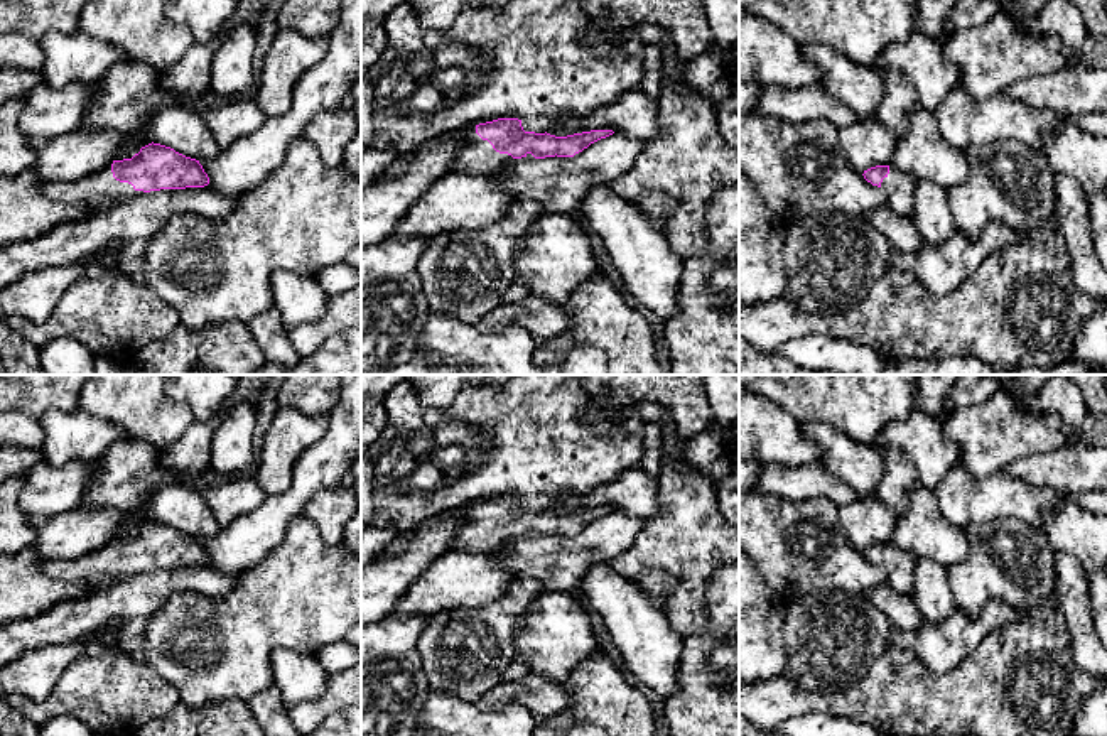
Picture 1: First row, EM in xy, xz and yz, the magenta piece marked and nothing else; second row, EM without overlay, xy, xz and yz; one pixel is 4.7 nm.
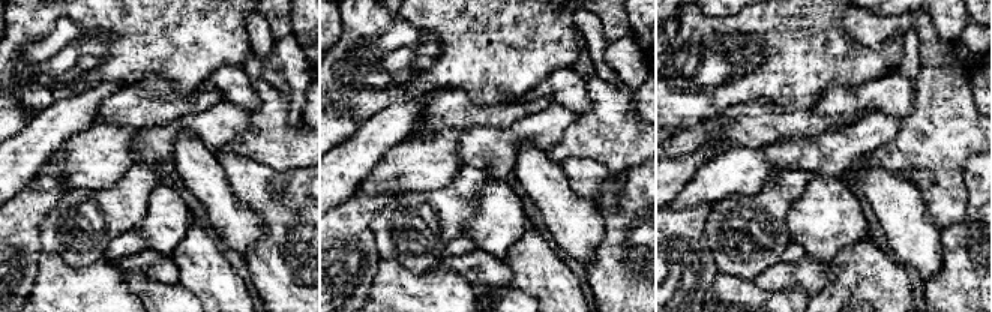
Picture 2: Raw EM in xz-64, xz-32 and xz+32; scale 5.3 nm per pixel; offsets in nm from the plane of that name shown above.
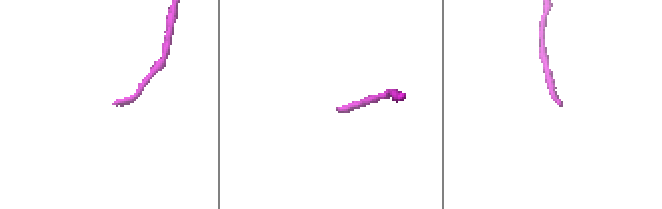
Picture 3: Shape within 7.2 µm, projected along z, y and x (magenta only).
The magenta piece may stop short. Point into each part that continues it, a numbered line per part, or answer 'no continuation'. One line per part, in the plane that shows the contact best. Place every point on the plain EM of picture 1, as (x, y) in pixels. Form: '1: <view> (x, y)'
1: xz (476, 534)

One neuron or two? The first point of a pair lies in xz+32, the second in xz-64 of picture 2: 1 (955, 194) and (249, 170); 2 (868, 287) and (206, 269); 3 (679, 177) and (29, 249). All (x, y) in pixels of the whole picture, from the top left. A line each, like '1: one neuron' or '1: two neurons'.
1: two neurons
2: one neuron
3: two neurons

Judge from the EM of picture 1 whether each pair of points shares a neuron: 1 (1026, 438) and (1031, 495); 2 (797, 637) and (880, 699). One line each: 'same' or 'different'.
1: different
2: different

